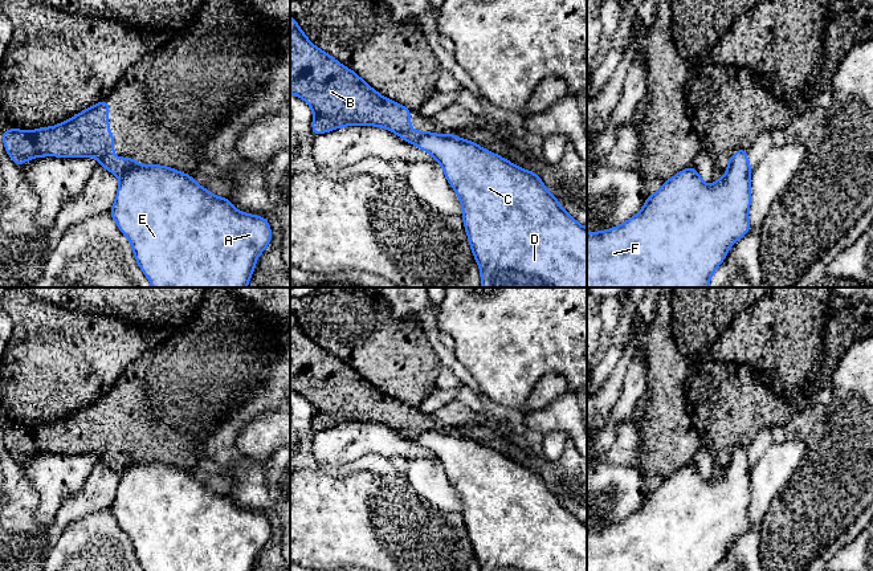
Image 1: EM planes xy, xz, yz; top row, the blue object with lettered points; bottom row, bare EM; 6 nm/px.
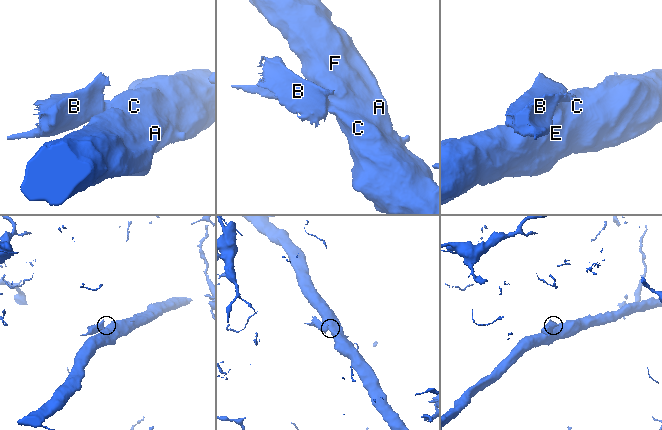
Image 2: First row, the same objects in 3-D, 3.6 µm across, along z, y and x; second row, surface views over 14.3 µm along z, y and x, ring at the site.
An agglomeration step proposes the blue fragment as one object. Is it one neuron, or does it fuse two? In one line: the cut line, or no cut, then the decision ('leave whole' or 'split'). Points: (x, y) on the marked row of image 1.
cut xy (135, 162), (119, 176); split

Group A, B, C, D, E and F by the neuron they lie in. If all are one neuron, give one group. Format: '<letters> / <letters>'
A C D E F / B

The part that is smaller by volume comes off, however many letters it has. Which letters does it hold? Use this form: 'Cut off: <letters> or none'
Cut off: B

